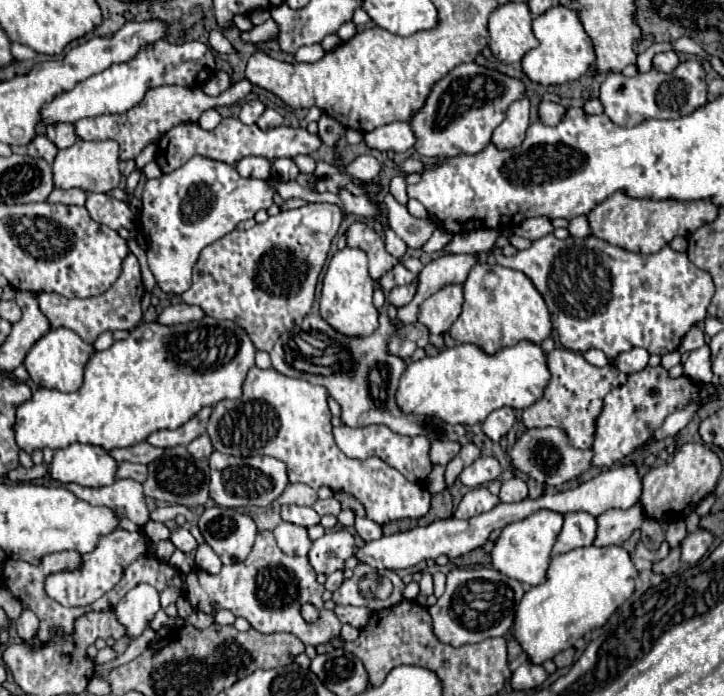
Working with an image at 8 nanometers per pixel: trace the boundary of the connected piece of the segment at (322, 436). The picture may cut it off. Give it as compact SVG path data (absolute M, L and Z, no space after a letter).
M252 367L242 385L242 397L232 399L232 401L226 399L214 407L208 421L208 435L210 435L212 447L220 453L228 453L236 457L250 457L258 453L258 455L270 455L284 461L288 465L290 483L306 483L312 489L326 485L332 491L344 491L344 493L354 495L364 505L366 517L380 525L388 521L396 521L396 519L406 519L406 517L418 519L426 515L430 509L430 493L422 489L418 483L410 483L402 473L398 473L394 467L390 467L378 457L368 457L366 461L350 459L334 445L332 413L328 409L326 387L312 385L306 379L290 379L274 371L272 367L270 369Z

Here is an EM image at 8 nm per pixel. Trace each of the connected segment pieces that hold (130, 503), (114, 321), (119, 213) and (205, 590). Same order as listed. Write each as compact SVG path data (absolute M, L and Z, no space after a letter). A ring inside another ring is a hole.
M116 479L108 487L80 487L76 483L64 485L68 491L78 495L78 499L84 499L90 505L100 505L108 507L114 511L118 517L128 517L136 525L146 525L148 523L148 507L144 503L144 493L142 485L132 479Z
M130 253L124 259L124 269L122 269L120 277L114 281L114 285L106 293L96 295L96 297L86 297L86 299L68 299L58 293L40 293L38 303L52 327L72 329L86 343L94 343L96 337L108 329L110 331L116 331L116 329L132 331L142 319L142 309L140 309L142 295L144 295L144 285L142 285L140 265L138 265L138 259Z
M88 193L86 199L86 209L90 211L90 217L102 225L108 225L110 229L134 229L136 227L136 217L130 209L128 203L114 199L108 193Z
M260 531L256 537L256 543L252 547L252 553L248 555L246 561L238 561L232 565L224 565L220 573L210 575L202 569L194 569L192 573L188 573L184 585L182 585L182 593L188 599L188 603L202 611L202 613L218 613L220 609L228 609L232 611L236 617L244 617L248 619L248 623L258 631L258 633L292 633L296 635L304 645L320 645L320 643L328 643L334 637L340 635L342 623L338 621L338 617L334 615L334 611L324 609L324 601L322 601L322 593L324 593L324 585L320 585L316 581L316 573L308 561L308 557L290 557L286 553L282 553L274 541L272 531ZM304 603L312 603L318 611L320 617L314 623L306 623L300 615L300 607Z

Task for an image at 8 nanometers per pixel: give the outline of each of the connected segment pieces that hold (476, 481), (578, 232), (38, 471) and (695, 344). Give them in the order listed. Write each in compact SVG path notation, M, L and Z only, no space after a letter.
M478 457L472 465L468 465L460 473L460 481L468 487L480 487L480 485L486 485L488 481L498 479L500 473L502 469L496 457Z
M580 215L580 217L572 219L568 231L570 231L572 237L588 237L592 233L590 231L590 225L588 225L588 217L586 215Z
M42 463L40 467L32 467L32 469L24 469L24 467L20 465L20 467L16 467L16 469L12 469L12 471L8 473L8 479L14 481L14 483L28 483L28 481L32 481L32 479L42 477L44 473L46 473L46 465L44 465L44 463Z
M692 327L686 335L684 335L684 339L682 339L682 343L680 343L680 347L678 347L678 351L680 353L690 353L690 351L694 351L694 349L698 349L698 347L702 347L704 345L704 333L702 333L702 329L700 327Z

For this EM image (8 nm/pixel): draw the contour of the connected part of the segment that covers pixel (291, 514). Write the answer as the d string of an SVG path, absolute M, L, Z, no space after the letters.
M282 505L280 515L284 521L302 525L302 527L312 527L320 523L320 515L312 507L300 507L300 505Z

